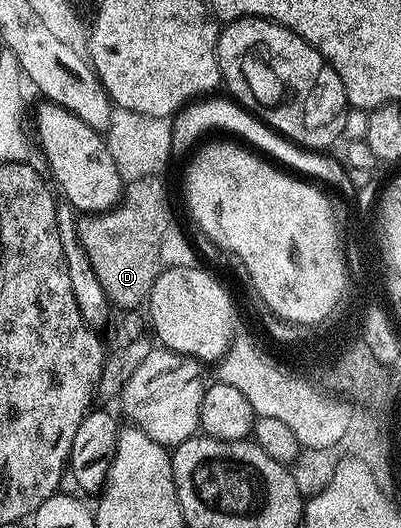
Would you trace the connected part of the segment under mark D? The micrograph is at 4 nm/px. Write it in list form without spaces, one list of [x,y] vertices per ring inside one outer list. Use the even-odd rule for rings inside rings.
[[[155,174],[131,180],[125,186],[119,203],[105,211],[85,214],[77,222],[77,235],[87,260],[90,261],[109,302],[120,311],[137,310],[147,300],[153,283],[162,270],[159,243],[162,241],[162,235],[169,230],[168,218],[172,215],[172,207],[168,204],[168,191],[160,178],[159,174]]]

